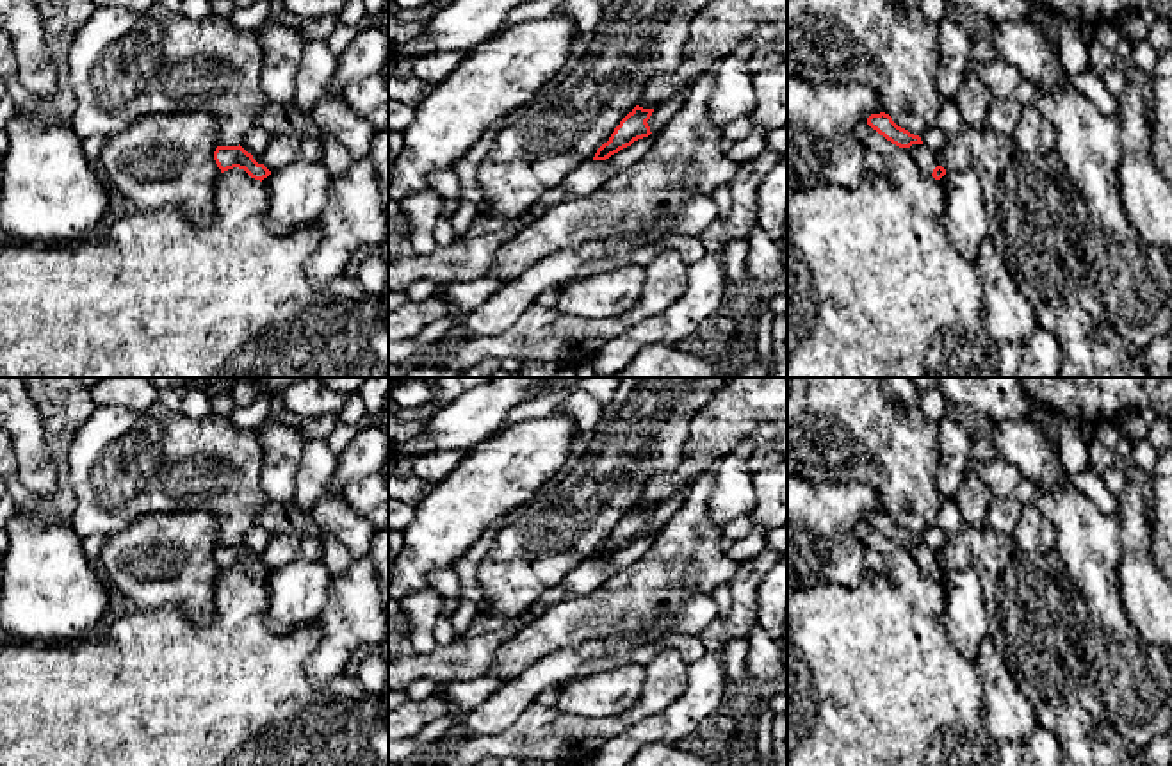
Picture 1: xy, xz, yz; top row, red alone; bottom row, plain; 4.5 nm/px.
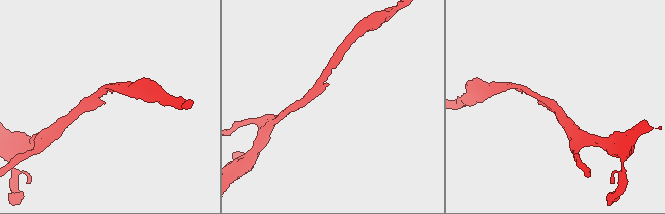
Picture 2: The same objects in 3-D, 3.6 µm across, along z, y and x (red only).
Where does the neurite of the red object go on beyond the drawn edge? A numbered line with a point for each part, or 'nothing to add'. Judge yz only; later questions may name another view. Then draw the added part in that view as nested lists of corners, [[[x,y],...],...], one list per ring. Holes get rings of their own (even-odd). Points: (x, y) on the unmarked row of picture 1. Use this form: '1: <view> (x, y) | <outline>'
1: yz (927, 560) | [[[912,543],[907,547],[914,561],[926,575],[932,575],[933,568],[939,565],[937,552],[928,549],[924,543]]]

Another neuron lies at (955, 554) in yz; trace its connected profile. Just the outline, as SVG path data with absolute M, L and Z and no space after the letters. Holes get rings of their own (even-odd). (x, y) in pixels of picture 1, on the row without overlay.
M964 524L937 550L946 570L974 570L980 575L989 613L989 638L1019 689L1031 702L1037 721L1060 746L1060 766L1144 766L1138 754L1113 729L1095 720L1079 702L1081 641L1090 623L1083 595L1072 579L1054 574L1042 556L1028 556L1012 534L985 524Z

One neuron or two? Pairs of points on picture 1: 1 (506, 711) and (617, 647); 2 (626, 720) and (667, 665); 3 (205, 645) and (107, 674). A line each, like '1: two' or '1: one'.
1: one
2: one
3: one

